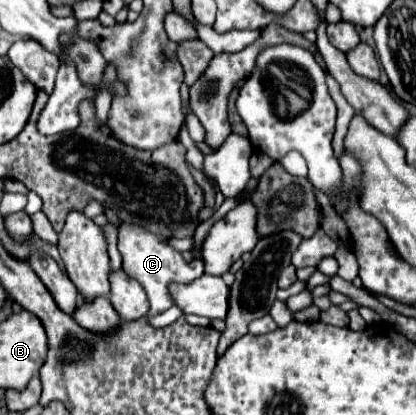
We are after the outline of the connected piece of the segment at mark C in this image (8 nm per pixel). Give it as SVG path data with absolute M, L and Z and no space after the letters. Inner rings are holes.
M129 223L121 225L121 229L119 229L119 253L123 257L123 271L143 285L143 289L149 297L149 305L151 305L149 315L151 317L167 311L173 305L171 297L167 293L169 283L173 283L173 281L189 283L189 281L203 275L203 261L193 259L187 263L179 251L165 245L165 239L161 235L153 235L139 225L129 225Z

